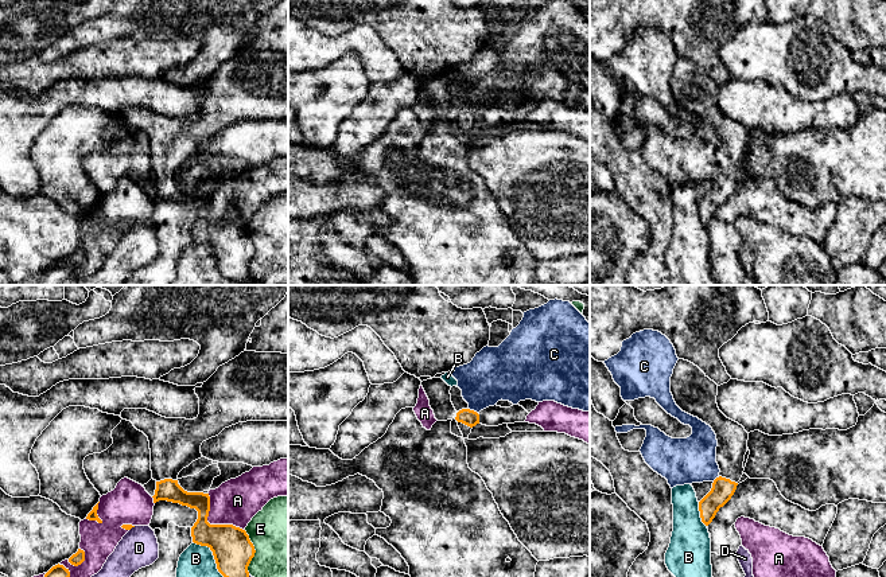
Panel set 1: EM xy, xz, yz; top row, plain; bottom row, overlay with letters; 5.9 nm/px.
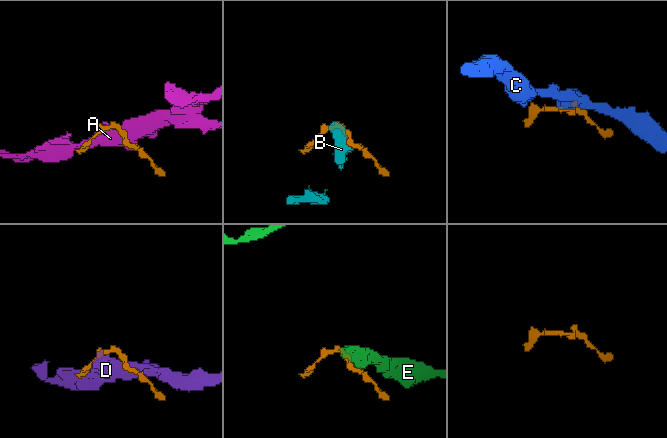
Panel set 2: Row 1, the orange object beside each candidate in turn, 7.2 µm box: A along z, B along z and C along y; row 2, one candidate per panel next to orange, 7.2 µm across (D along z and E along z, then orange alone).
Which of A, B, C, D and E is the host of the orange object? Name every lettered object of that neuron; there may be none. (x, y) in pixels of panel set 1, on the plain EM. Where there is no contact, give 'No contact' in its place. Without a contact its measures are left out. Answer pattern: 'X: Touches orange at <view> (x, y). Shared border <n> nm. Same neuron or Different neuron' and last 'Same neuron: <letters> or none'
A: Touches orange at xy (213, 223). Shared border 320 nm. Different neuron
B: Touches orange at xy (217, 265). Shared border 400 nm. Different neuron
C: Touches orange at xz (473, 109). Shared border 70 nm. Different neuron
D: Touches orange at xy (251, 279). Shared border 90 nm. Different neuron
E: Touches orange at xy (255, 250). Shared border 260 nm. Different neuron
Same neuron: none

